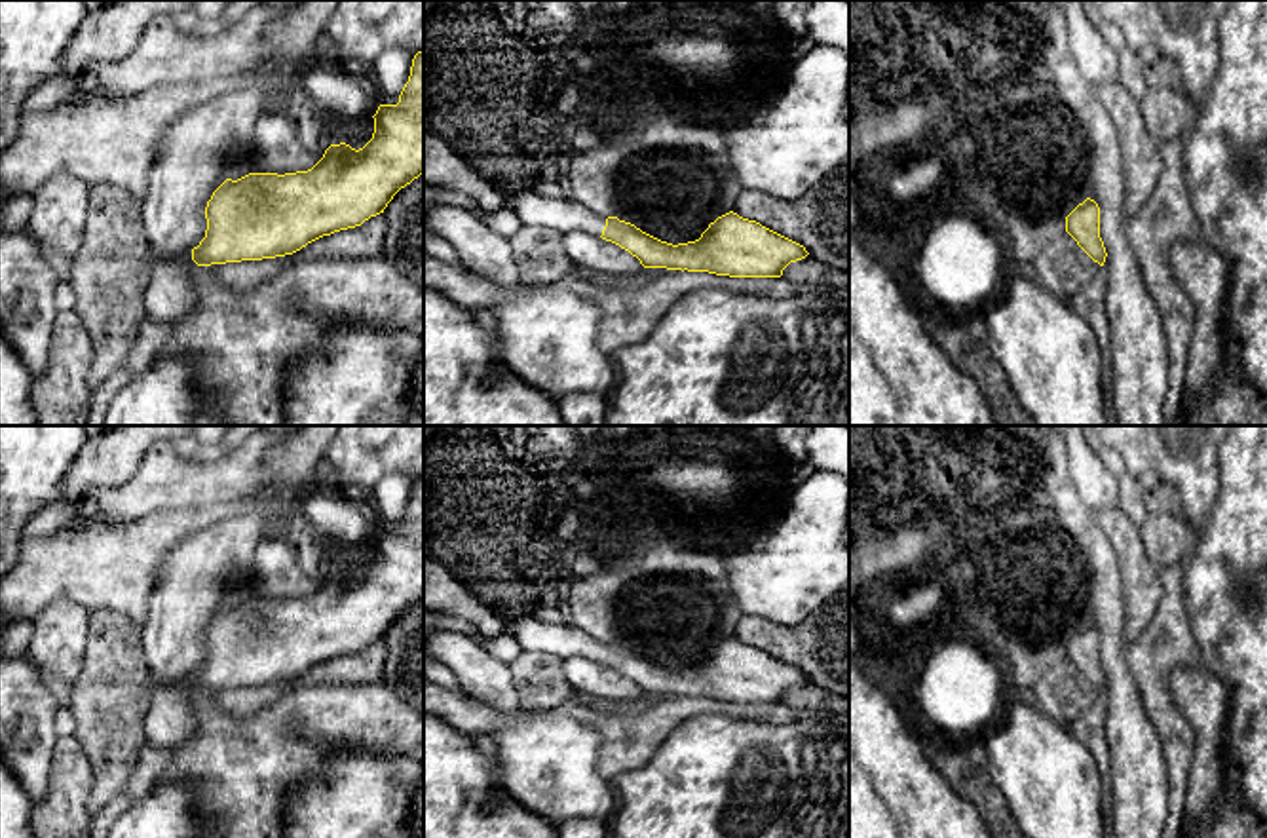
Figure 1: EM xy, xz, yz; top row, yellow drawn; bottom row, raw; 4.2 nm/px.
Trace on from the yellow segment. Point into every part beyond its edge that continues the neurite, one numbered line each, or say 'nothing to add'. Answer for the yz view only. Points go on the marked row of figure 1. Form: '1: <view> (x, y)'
nothing to add

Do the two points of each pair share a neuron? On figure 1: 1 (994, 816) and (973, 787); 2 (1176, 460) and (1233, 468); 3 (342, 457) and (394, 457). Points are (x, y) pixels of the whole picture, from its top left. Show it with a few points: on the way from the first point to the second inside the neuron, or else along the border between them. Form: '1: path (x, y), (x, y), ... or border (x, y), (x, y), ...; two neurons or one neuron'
1: path (992, 808), (981, 795); one neuron
2: border (1222, 445), (1218, 453), (1218, 493), (1209, 510); two neurons
3: path (356, 457), (380, 457); one neuron

